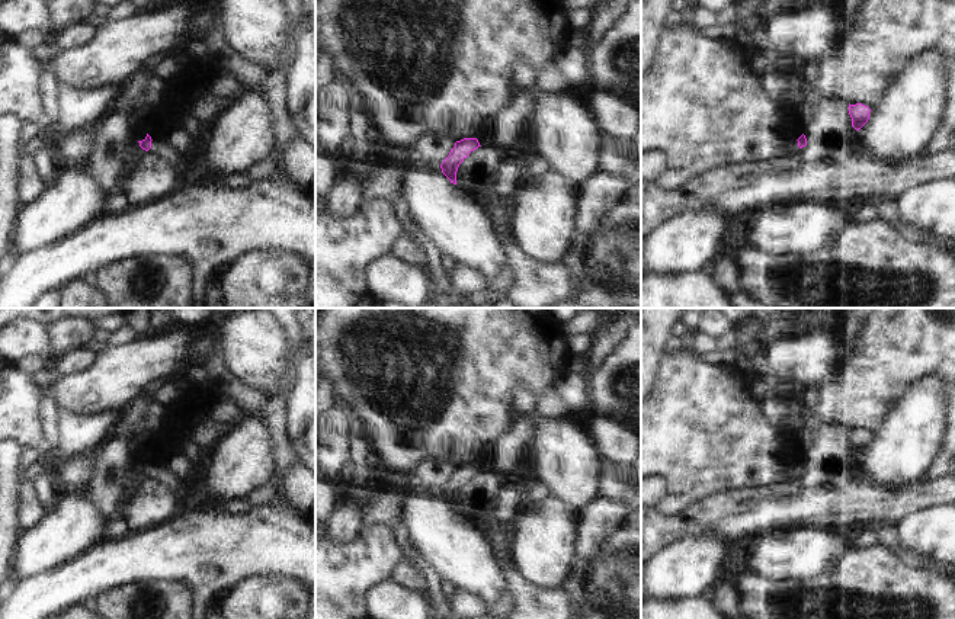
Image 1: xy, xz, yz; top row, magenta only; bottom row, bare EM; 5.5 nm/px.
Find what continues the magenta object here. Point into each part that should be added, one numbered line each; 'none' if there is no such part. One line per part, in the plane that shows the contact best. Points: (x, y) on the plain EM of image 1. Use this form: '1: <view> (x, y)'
1: xy (162, 474)

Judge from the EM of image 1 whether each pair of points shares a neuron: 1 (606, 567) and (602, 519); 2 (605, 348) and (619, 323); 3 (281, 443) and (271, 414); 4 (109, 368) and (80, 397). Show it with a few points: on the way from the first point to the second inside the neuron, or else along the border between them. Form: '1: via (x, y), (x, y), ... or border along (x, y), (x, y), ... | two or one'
1: border along (619, 526), (590, 557), (579, 561) | two
2: via (605, 342), (615, 329) | one
3: via (278, 436), (275, 422) | one
4: via (102, 375), (87, 390) | one

